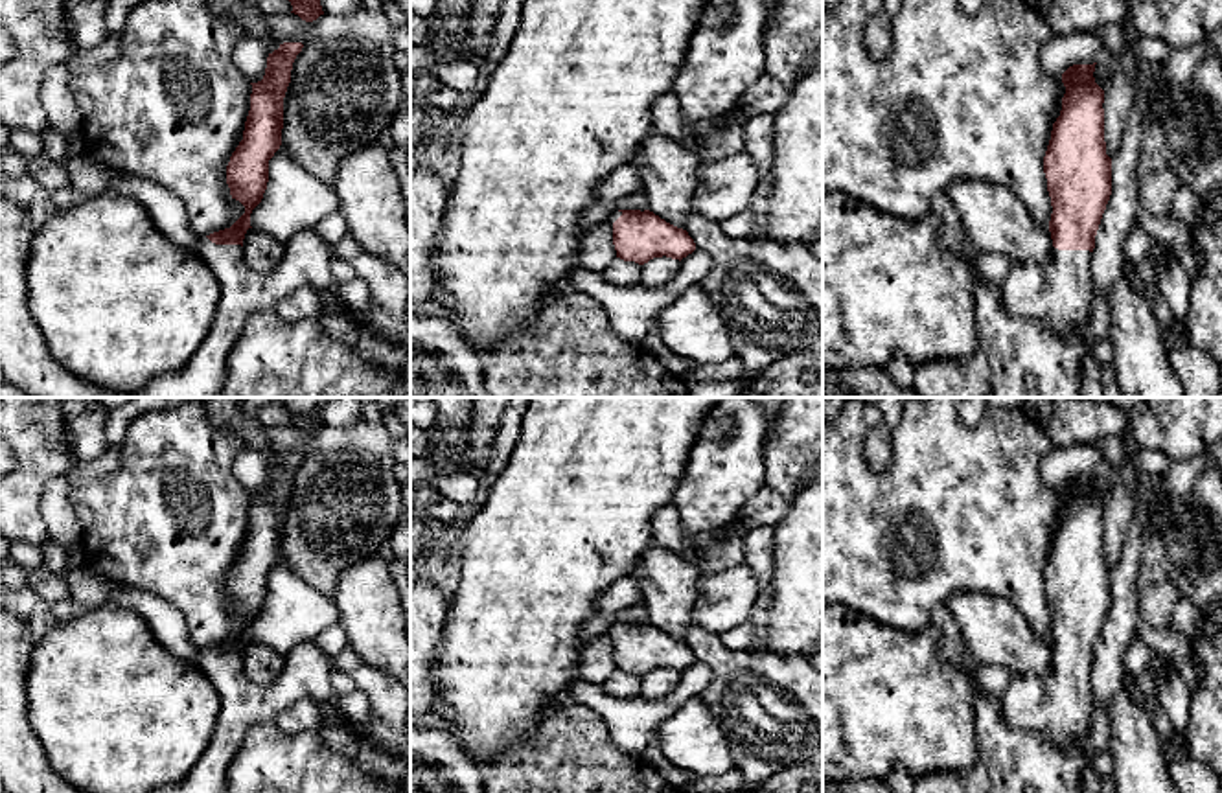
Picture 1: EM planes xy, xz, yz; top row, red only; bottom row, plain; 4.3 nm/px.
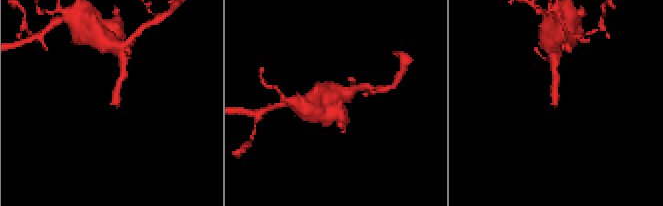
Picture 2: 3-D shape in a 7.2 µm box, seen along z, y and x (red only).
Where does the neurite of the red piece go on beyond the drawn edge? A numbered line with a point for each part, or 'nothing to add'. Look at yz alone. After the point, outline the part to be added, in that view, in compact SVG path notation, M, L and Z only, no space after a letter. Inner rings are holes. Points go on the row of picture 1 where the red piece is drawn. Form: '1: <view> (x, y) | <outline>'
1: yz (1059, 291) | M1058 250L1043 261L1014 263L1001 289L1005 309L1047 324L1062 337L1080 337L1099 283L1089 250Z

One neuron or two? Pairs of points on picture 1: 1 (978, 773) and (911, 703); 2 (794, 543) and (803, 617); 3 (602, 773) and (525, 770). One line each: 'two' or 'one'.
1: two
2: one
3: one

